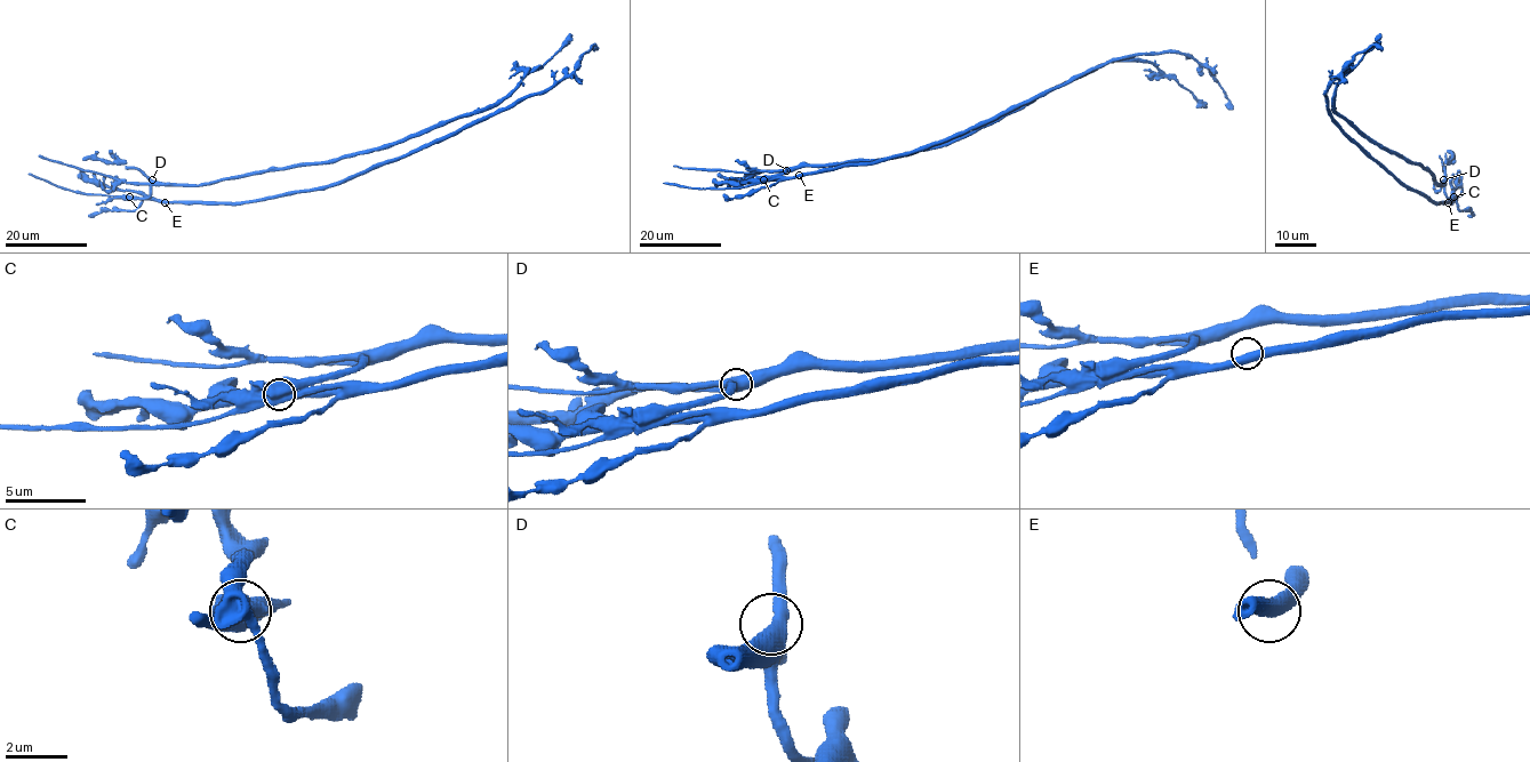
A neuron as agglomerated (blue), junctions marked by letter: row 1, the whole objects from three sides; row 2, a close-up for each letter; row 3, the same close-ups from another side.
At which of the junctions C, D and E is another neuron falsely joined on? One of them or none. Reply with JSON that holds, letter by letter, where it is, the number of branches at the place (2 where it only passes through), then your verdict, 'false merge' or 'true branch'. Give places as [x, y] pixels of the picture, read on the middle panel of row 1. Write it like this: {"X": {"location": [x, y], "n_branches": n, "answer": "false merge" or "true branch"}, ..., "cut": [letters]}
{"C": {"location": [763, 179], "n_branches": 2, "answer": "false merge"}, "D": {"location": [786, 170], "n_branches": 2, "answer": "true branch"}, "E": {"location": [799, 175], "n_branches": 2, "answer": "true branch"}, "cut": ["C"]}

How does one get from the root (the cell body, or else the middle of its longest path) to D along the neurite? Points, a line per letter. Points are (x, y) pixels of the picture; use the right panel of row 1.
D: (1450, 201), (1444, 194), (1443, 179)

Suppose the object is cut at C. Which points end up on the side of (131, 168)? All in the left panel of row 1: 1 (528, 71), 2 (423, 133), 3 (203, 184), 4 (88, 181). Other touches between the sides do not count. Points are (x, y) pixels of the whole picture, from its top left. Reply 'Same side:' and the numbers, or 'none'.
Same side: 1, 2, 3

